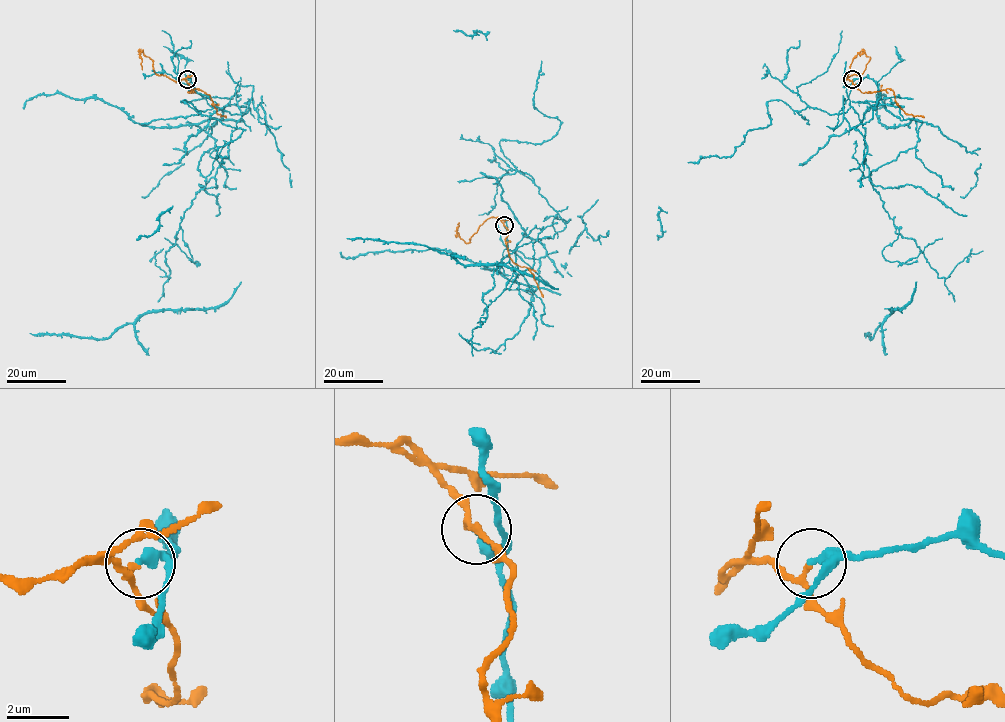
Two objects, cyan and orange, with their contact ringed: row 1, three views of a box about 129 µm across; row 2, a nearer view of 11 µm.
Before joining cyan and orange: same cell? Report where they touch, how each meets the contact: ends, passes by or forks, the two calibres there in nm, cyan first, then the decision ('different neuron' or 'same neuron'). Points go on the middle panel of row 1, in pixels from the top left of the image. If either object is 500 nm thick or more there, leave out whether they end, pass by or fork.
(504, 225) | cyan ends | orange passes by | 360/150 nm | different neuron

